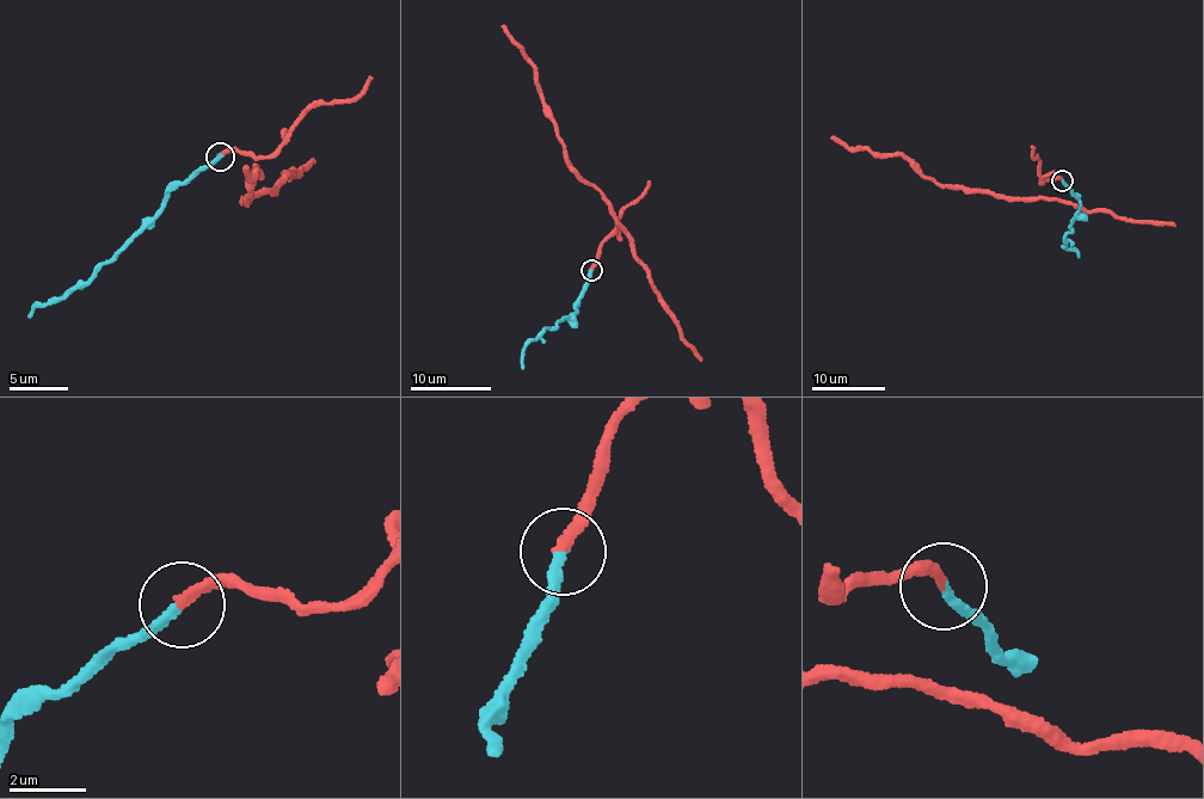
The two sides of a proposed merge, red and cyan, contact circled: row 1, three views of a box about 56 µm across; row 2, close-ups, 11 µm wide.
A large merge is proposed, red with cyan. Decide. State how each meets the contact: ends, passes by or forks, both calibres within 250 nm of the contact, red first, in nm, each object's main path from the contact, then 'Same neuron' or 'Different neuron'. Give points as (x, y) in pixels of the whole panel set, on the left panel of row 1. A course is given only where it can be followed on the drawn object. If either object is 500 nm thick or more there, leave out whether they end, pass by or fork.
At the ring red ends. At the ring cyan ends. Thickness 280 nm (red) against 260 nm. Course of red: (220, 155), (274, 158), (283, 182), (276, 192), (244, 202), (255, 168), (264, 178), (245, 167). Course of cyan: (220, 155), (164, 195), (164, 206), (90, 280), (28, 317). Same neuron

